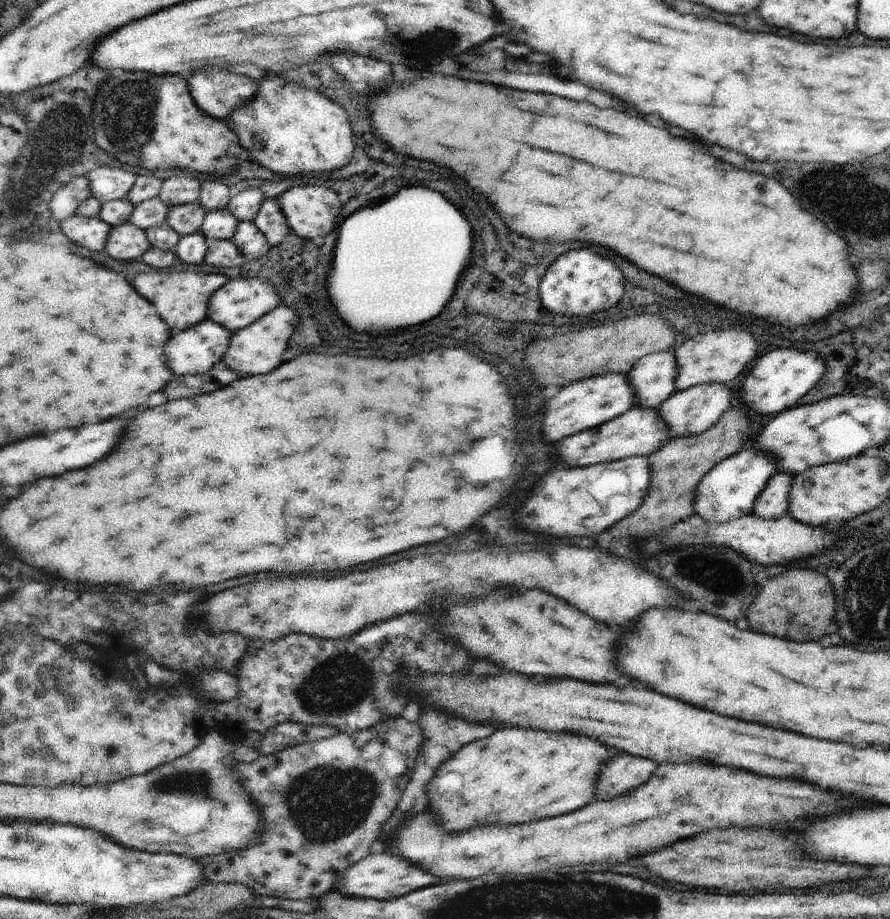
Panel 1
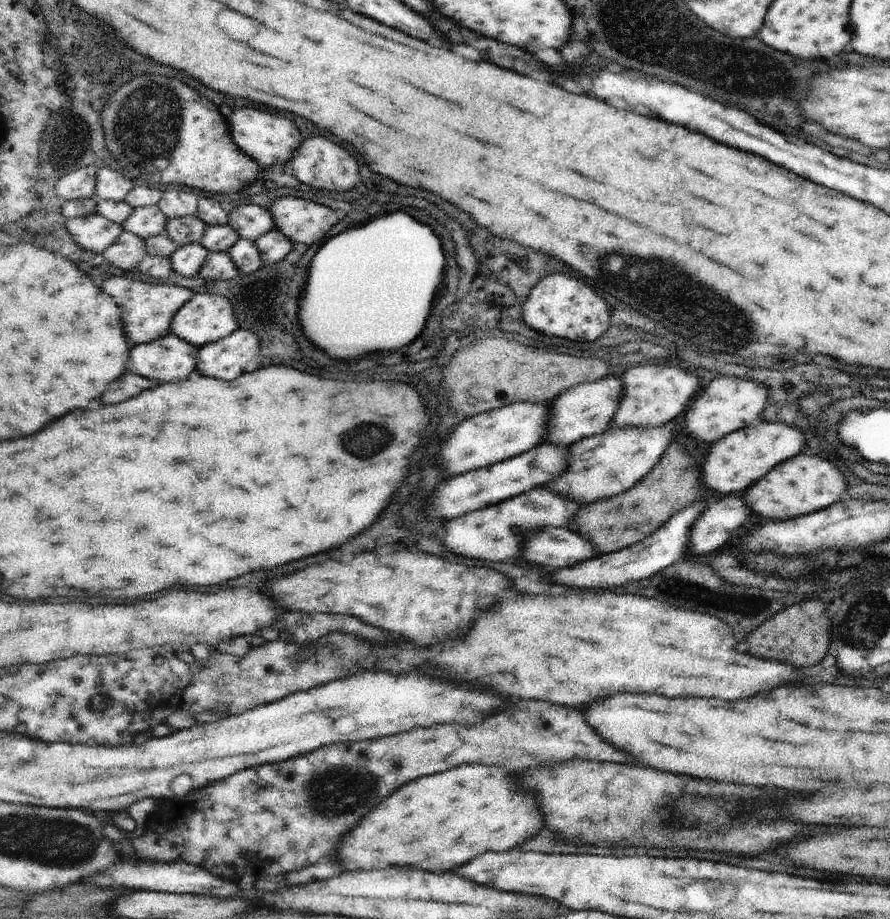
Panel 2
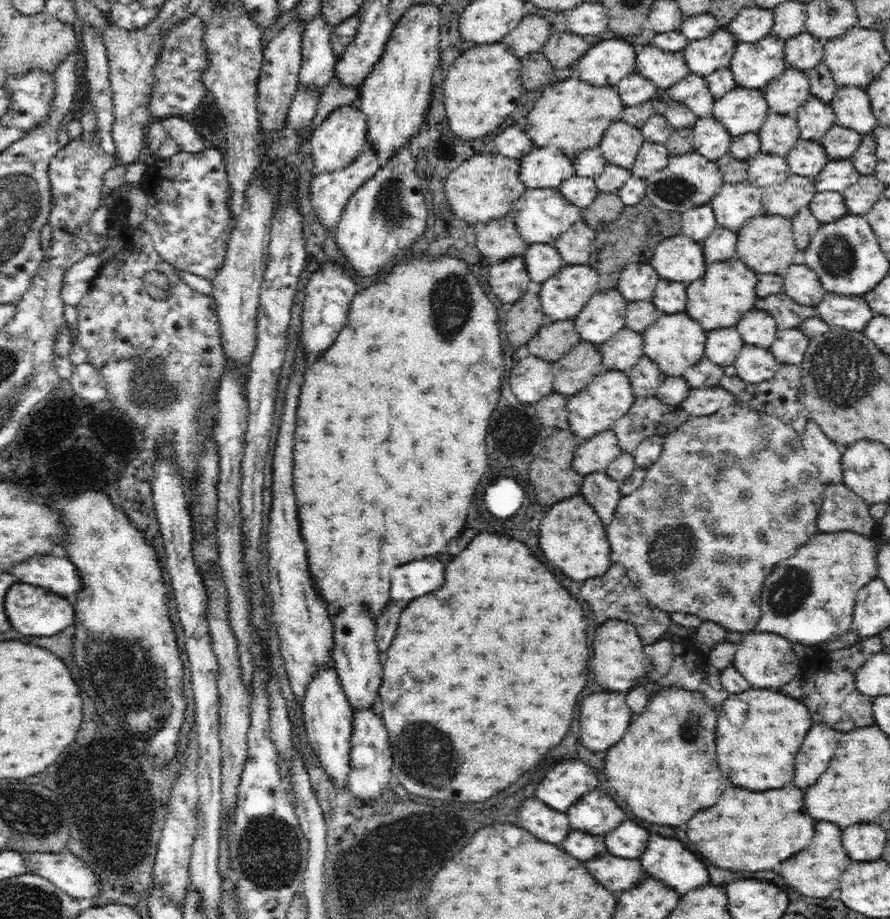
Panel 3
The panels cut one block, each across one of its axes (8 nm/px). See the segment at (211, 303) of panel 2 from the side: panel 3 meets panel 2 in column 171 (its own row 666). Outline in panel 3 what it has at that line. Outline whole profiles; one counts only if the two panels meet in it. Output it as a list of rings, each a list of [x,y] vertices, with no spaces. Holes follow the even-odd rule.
[[[332,663],[320,668],[306,688],[301,707],[308,742],[318,755],[324,772],[332,779],[332,782],[336,786],[347,786],[348,774],[350,774],[350,738],[354,710],[346,698],[338,673]]]

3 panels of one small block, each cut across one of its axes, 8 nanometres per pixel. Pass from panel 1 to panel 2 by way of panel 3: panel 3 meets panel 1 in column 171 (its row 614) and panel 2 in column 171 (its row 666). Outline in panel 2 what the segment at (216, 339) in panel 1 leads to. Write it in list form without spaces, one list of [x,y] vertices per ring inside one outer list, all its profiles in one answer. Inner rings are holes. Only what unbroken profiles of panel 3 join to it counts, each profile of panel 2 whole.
[[[172,333],[130,350],[130,372],[156,382],[178,382],[194,372],[199,347]]]

